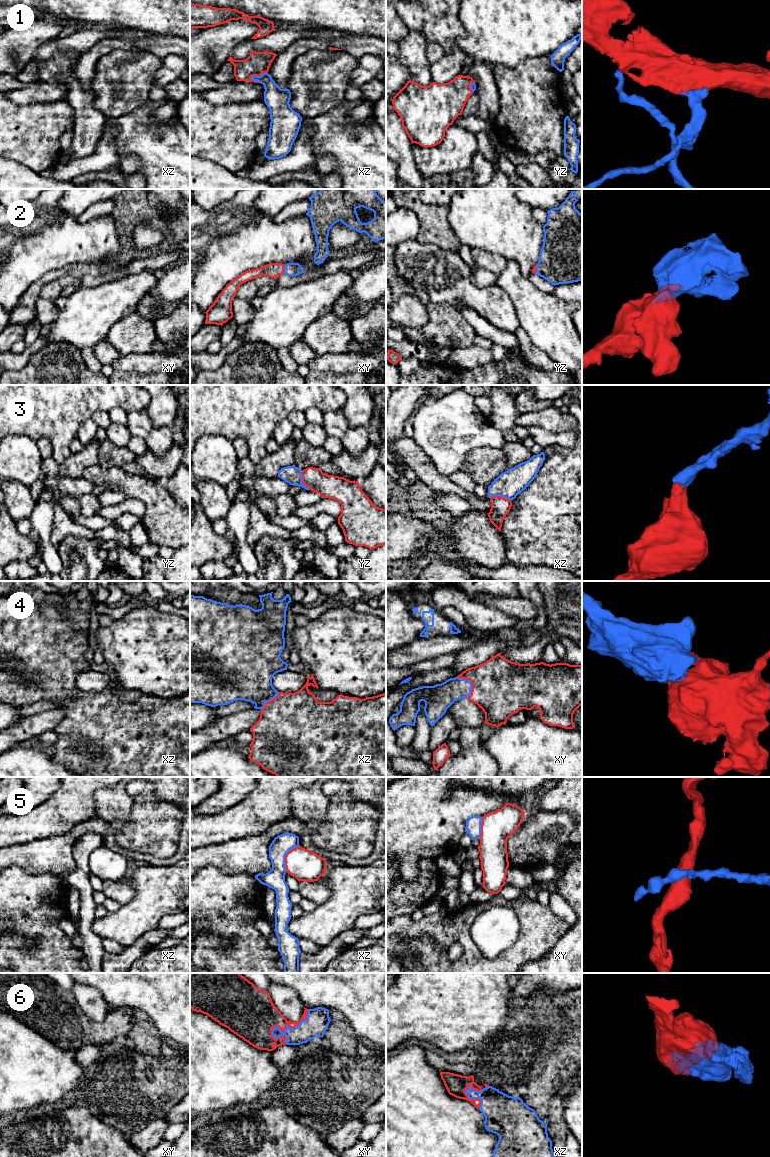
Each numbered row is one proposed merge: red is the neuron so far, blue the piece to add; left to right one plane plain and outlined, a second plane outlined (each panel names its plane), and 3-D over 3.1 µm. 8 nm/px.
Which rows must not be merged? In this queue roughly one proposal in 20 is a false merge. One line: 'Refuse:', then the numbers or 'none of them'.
Refuse: none of them

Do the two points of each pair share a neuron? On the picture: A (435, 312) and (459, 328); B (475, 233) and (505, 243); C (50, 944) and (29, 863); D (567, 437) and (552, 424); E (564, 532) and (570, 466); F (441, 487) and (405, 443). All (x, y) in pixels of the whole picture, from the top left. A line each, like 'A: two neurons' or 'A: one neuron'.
A: one neuron
B: one neuron
C: two neurons
D: two neurons
E: one neuron
F: one neuron

